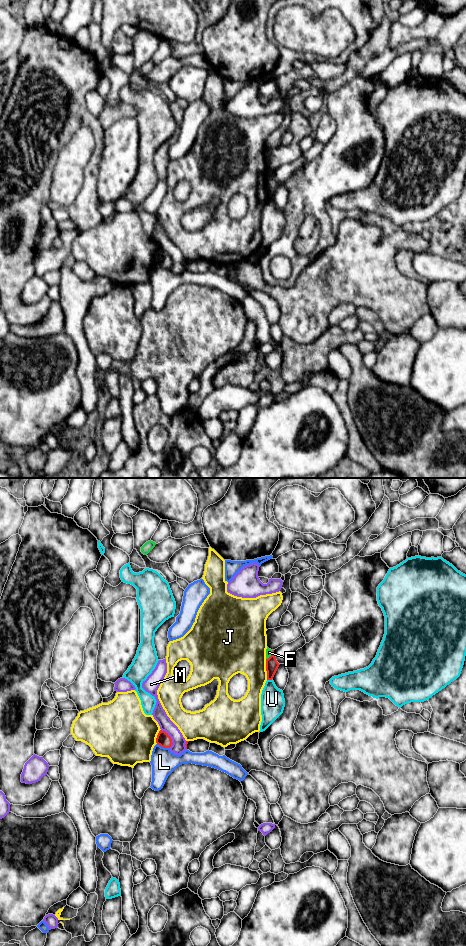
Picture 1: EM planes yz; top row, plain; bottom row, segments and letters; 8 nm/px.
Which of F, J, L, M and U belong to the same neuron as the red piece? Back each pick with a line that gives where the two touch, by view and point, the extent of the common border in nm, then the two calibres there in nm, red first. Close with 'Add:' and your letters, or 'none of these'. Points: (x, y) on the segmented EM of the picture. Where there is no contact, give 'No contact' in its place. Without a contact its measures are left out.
Add: none of these

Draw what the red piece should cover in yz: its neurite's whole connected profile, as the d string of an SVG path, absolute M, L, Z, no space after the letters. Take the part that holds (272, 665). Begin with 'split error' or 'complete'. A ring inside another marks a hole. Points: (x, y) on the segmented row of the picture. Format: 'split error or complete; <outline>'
complete; M274 650L273 654L266 659L266 671L267 671L267 680L272 680L278 667L279 667L279 663L276 660L275 654L274 654Z

